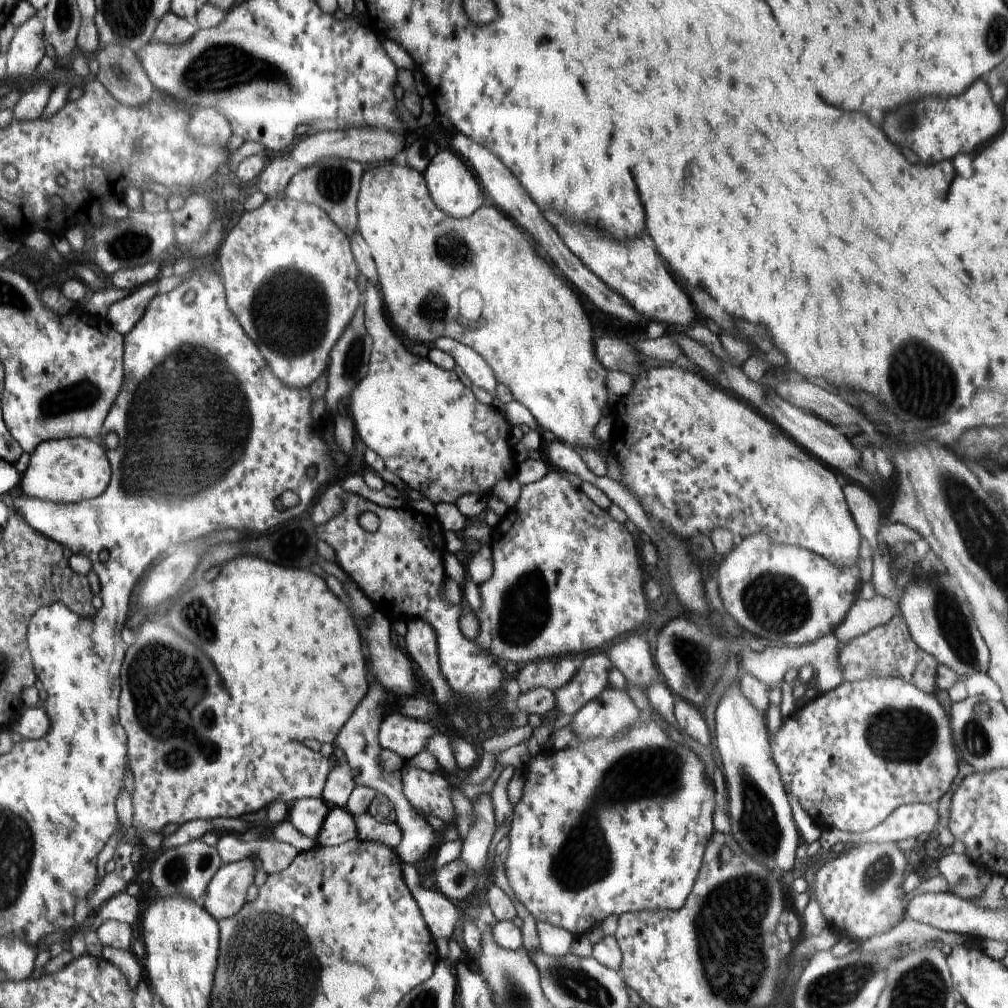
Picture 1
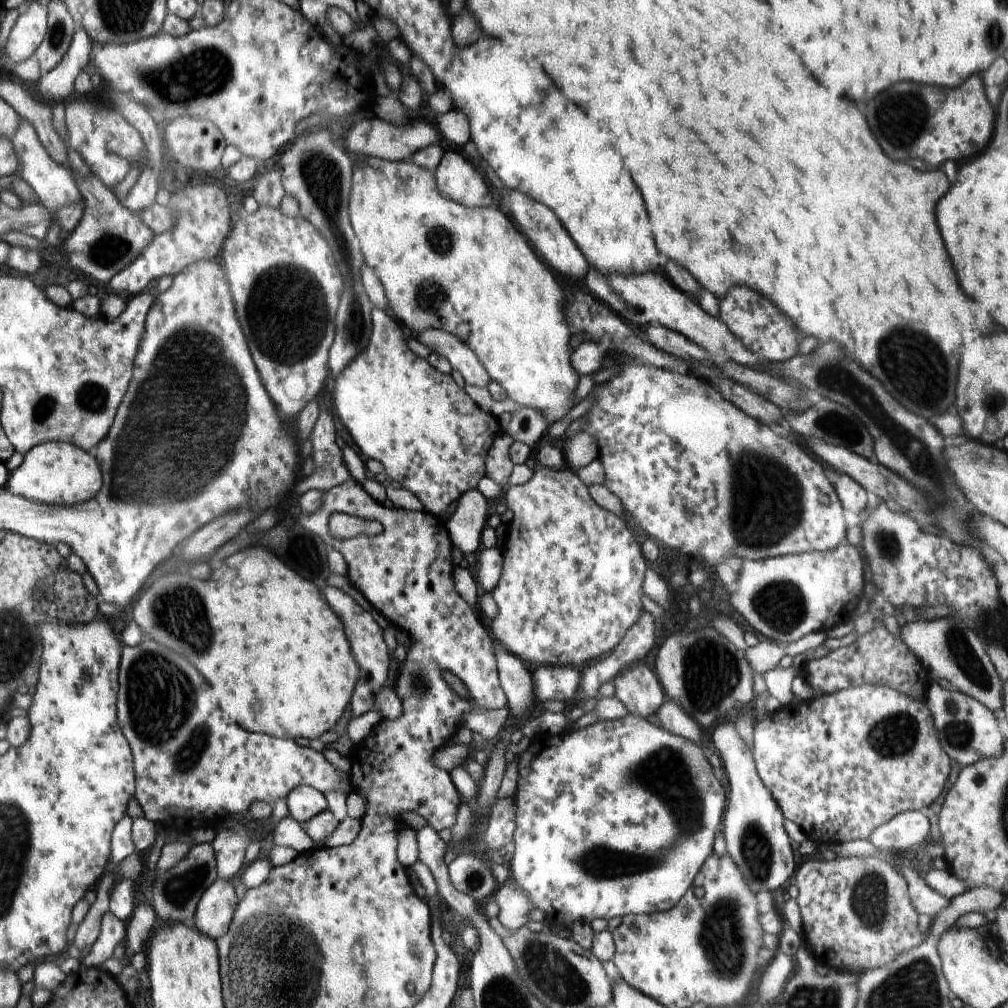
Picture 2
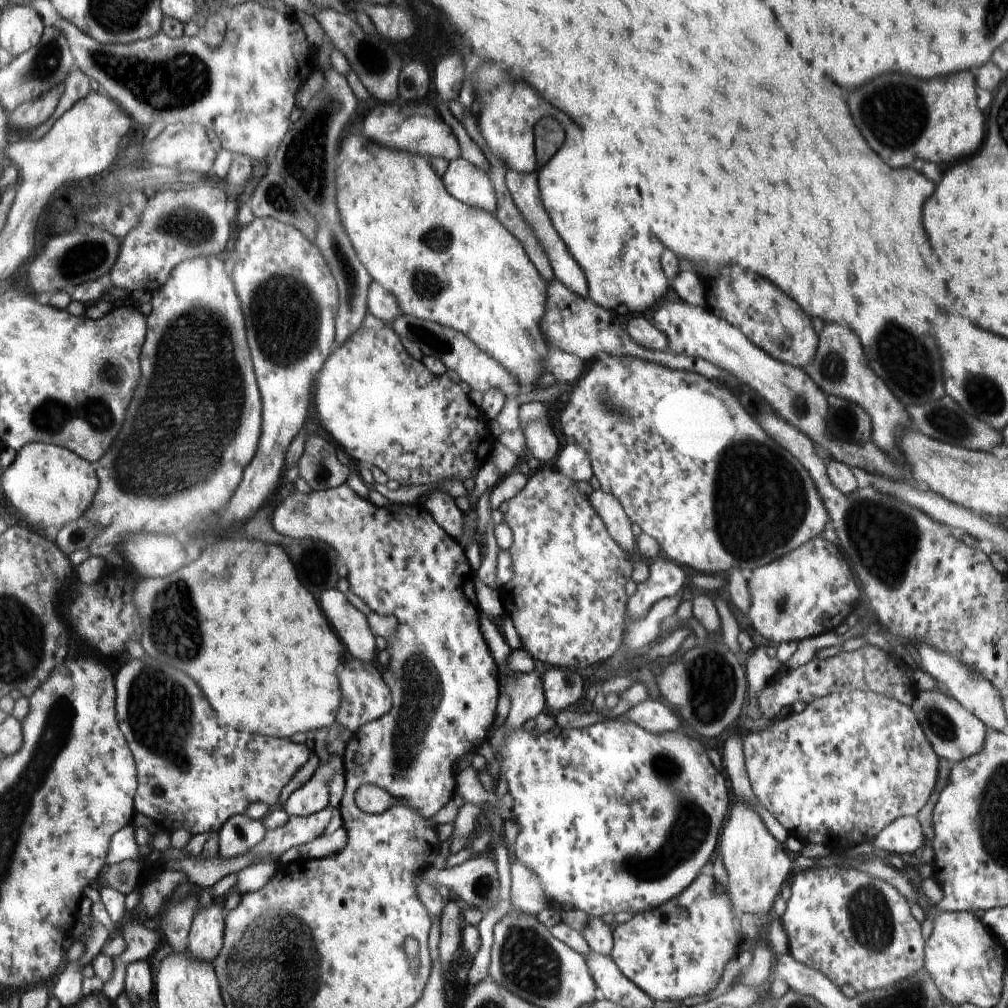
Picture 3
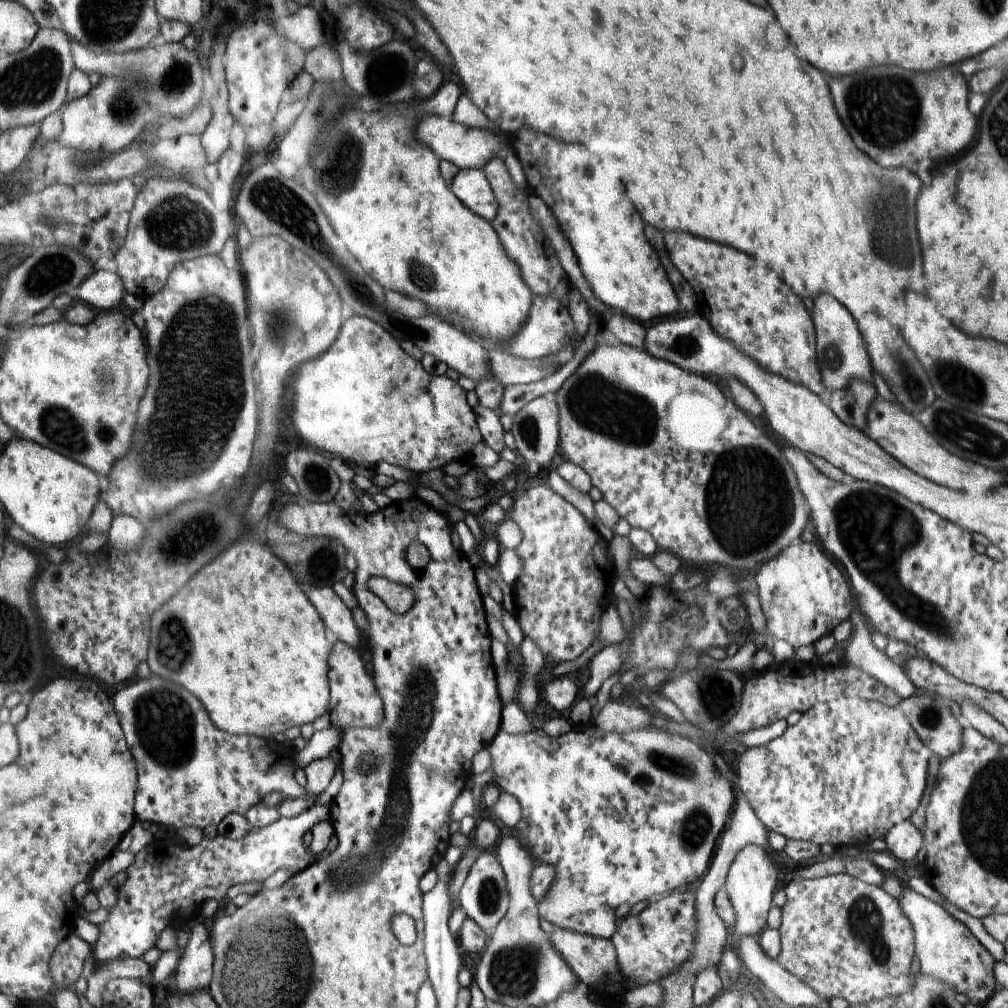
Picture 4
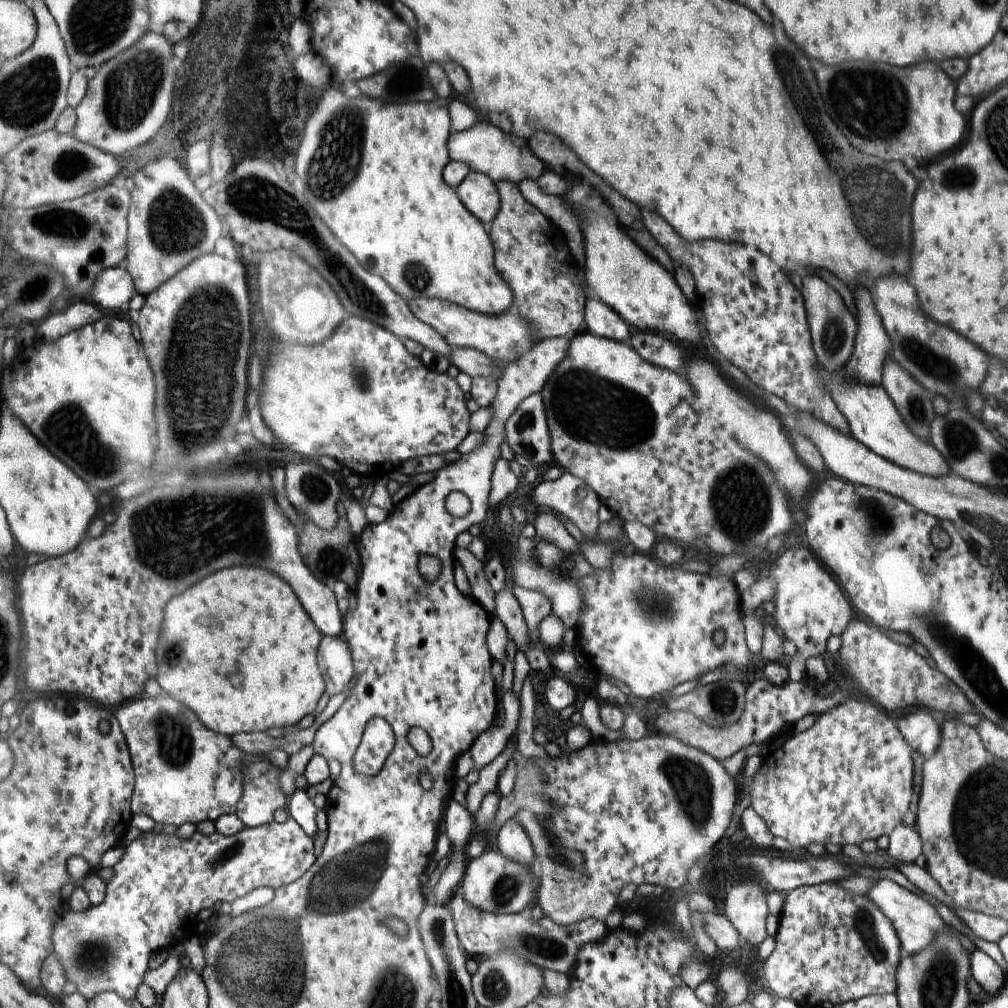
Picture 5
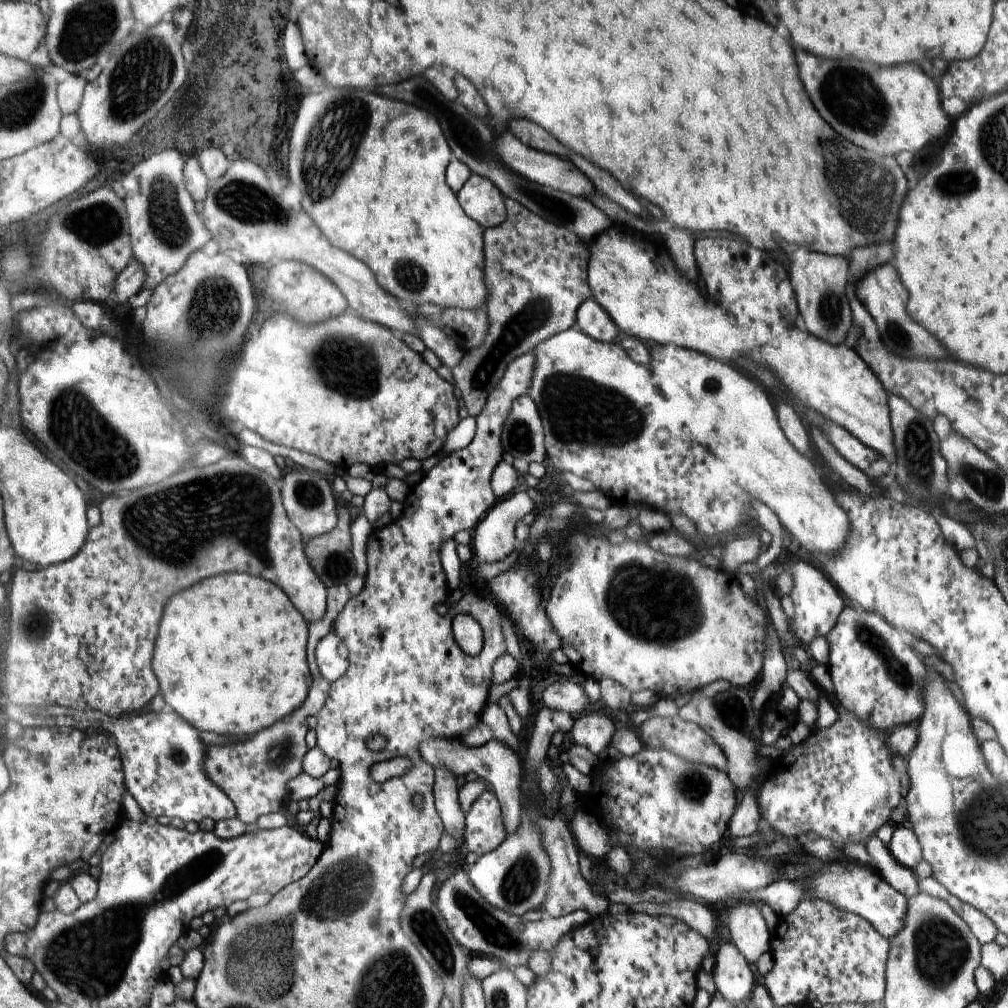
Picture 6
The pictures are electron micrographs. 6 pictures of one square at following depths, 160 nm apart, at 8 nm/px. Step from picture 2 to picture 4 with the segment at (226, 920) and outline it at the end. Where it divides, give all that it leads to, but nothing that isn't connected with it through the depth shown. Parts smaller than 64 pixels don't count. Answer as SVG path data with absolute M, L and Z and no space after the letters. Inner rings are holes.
M198 923L189 930L186 946L168 984L180 995L206 989L212 982L213 962L212 932L208 934L204 924Z

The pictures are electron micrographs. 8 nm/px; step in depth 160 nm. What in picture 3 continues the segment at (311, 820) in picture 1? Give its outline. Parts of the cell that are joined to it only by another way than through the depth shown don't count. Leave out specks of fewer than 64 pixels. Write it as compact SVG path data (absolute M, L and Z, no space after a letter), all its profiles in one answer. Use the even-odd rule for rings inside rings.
M329 753L326 762L320 761L311 778L299 789L290 794L282 808L289 813L289 816L305 817L329 804L329 792L331 782L338 773L344 772L344 758L340 753Z

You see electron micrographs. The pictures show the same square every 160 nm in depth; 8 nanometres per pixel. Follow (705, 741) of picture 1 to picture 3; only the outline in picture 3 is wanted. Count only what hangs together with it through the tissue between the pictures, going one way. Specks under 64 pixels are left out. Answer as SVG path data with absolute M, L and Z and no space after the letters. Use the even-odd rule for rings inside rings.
M652 698L630 707L625 715L628 720L651 733L662 734L680 729L678 718L673 711L668 709L668 706L664 706L662 702Z

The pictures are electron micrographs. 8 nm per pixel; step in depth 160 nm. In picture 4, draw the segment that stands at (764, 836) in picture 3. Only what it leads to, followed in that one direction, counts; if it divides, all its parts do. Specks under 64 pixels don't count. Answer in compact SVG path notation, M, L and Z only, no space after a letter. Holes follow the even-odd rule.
M758 844L744 846L732 860L724 887L732 907L734 907L734 912L736 912L736 923L731 927L731 932L736 937L753 937L764 931L766 916L772 908L772 896L776 893L779 871L778 864L774 862L774 866L772 866L772 862L768 860L768 856L764 854L764 850Z

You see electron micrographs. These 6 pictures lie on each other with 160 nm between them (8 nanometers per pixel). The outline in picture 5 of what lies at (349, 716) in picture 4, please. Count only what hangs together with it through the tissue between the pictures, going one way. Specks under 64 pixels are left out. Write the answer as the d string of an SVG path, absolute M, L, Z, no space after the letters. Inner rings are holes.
M326 635L322 639L320 653L318 662L324 675L325 691L328 696L332 696L339 693L355 676L354 663L348 643L341 636ZM380 717L370 720L361 738L360 748L353 758L357 773L366 776L377 775L394 745L395 734L390 724Z

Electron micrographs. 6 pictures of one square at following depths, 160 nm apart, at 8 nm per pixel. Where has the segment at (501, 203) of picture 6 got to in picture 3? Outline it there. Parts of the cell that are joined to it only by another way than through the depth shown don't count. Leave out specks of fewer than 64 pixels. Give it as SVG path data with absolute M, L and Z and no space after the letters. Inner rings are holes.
M461 157L449 162L447 172L442 176L450 195L470 207L477 207L496 215L497 194L491 180L480 168L472 166Z

